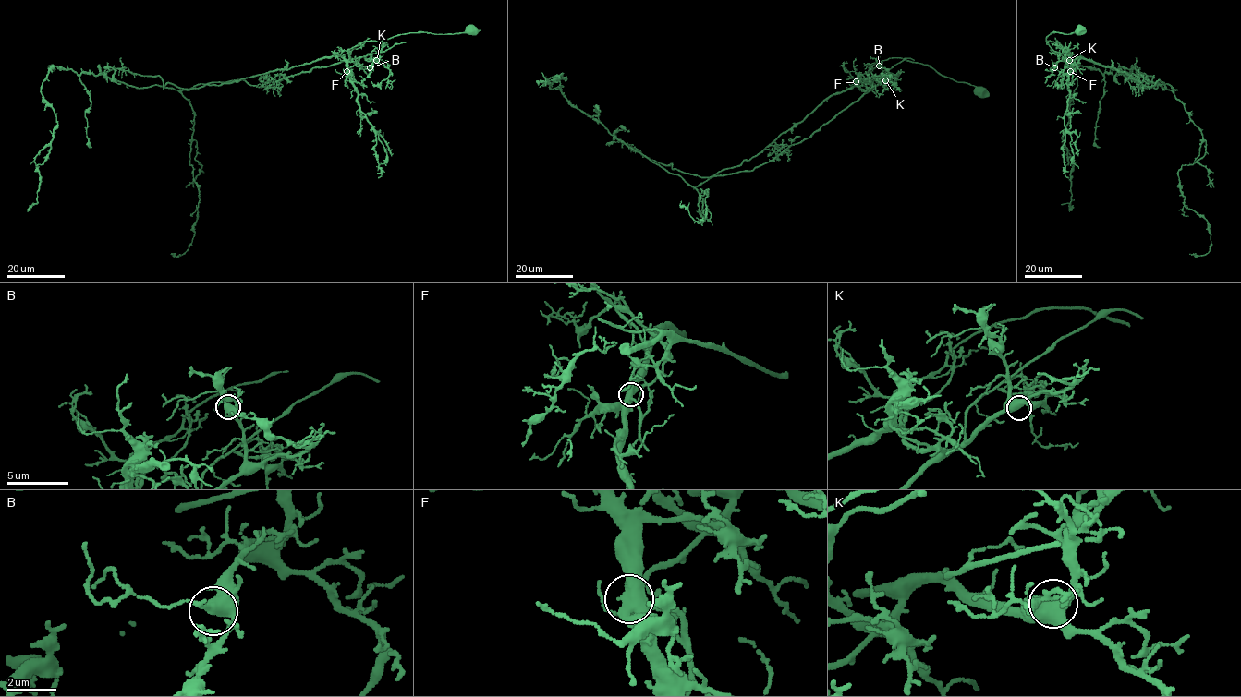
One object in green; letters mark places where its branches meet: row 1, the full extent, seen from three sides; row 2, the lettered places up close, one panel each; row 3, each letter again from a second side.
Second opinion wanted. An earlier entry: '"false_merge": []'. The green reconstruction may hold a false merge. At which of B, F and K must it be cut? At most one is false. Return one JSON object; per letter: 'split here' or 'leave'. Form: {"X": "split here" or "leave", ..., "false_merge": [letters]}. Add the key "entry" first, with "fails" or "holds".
{"entry": "fails", "B": "leave", "F": "split here", "K": "leave", "false_merge": ["F"]}

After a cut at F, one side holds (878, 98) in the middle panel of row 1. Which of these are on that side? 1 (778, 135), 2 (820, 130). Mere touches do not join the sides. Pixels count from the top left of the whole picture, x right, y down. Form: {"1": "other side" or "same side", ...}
{"1": "same side", "2": "other side"}

